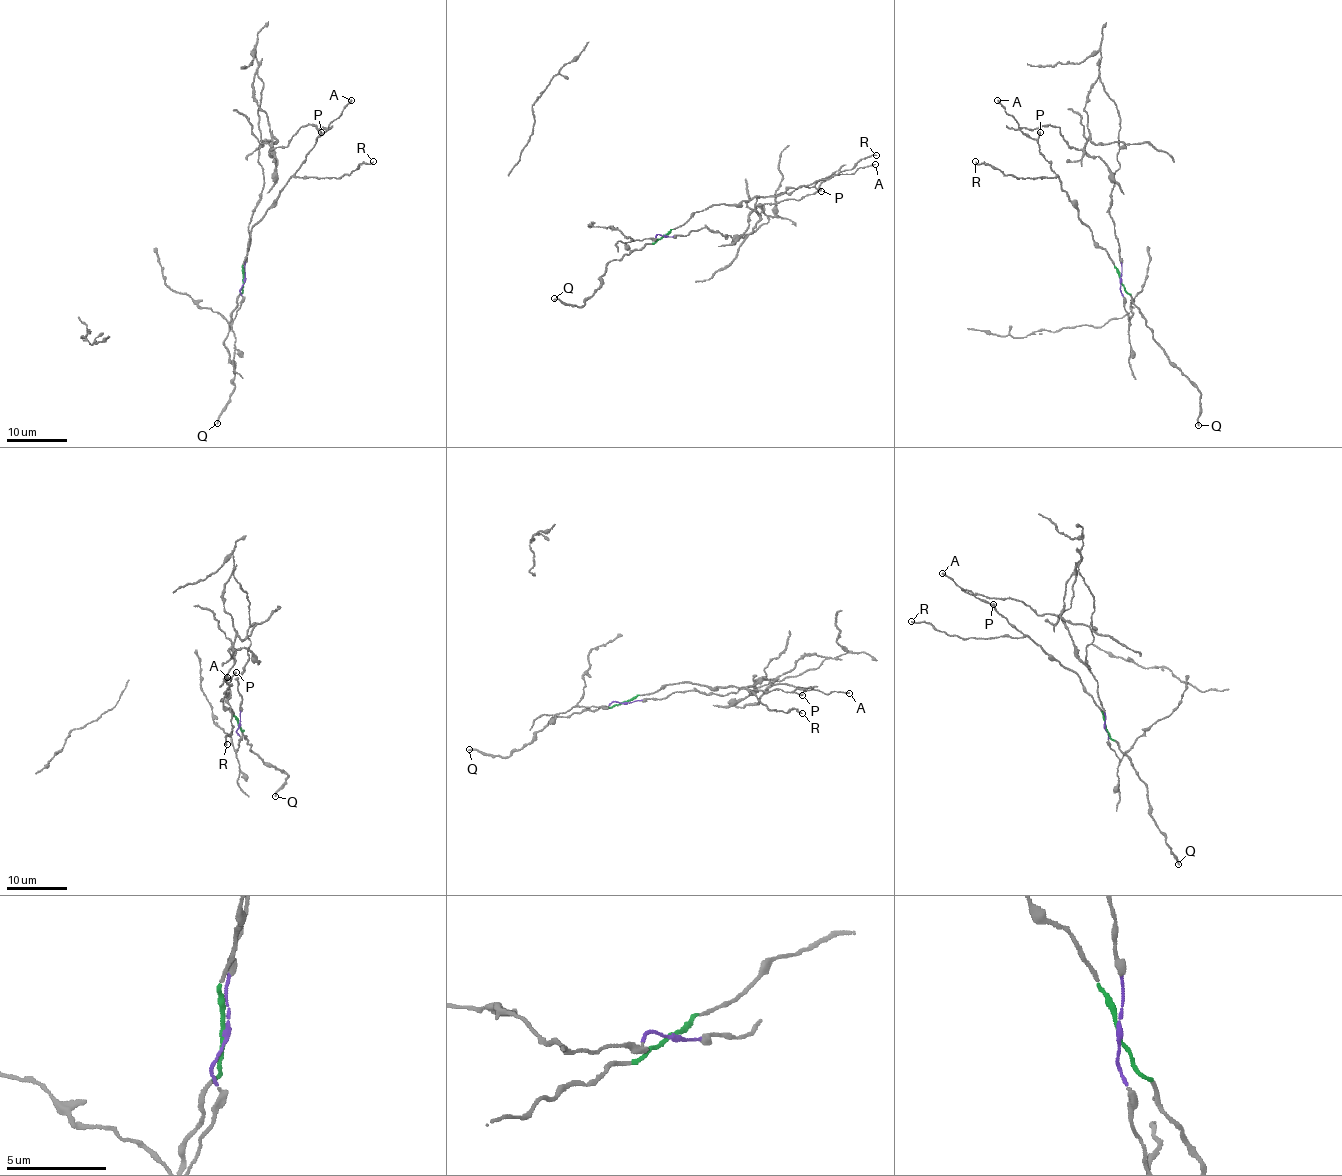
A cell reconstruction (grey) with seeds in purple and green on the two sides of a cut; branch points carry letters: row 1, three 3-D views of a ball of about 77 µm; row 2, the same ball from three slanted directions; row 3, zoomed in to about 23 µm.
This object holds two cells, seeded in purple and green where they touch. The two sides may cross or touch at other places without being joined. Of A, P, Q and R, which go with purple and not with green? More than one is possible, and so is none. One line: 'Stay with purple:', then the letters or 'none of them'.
Stay with purple: none of them

